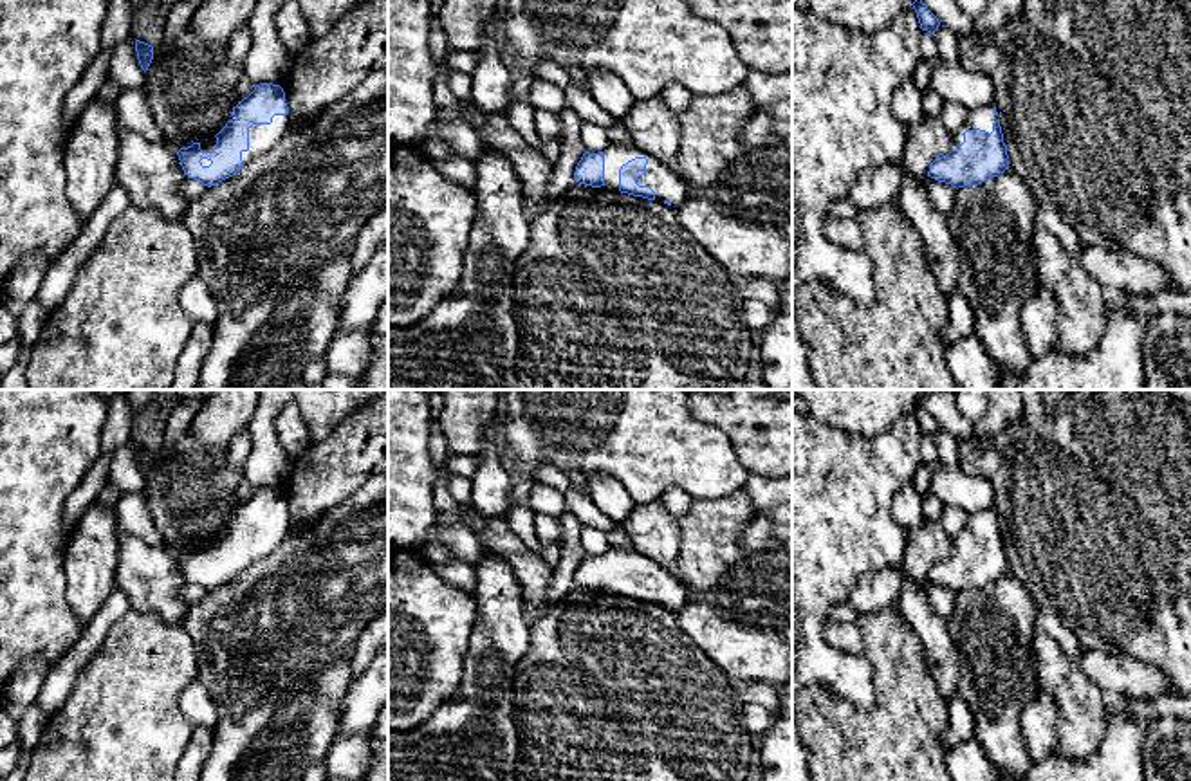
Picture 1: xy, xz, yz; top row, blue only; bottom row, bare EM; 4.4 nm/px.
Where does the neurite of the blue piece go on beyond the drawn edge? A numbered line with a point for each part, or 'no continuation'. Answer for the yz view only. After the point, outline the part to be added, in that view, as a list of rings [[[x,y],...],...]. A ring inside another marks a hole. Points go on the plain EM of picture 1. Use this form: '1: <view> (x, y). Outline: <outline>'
1: yz (982, 522). Outline: [[[983,509],[974,514],[969,514],[965,527],[953,538],[953,550],[956,554],[964,547],[965,534],[985,534],[992,536],[992,527],[998,525],[998,519],[992,516],[994,509]]]

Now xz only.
1: xz (670, 590). Outline: [[[608,547],[605,557],[605,592],[619,595],[619,574],[635,561],[646,561],[646,577],[639,581],[639,590],[650,590],[655,595],[655,604],[668,604],[671,611],[679,611],[688,604],[688,586],[680,577],[671,575],[644,554],[633,550],[619,550]]]

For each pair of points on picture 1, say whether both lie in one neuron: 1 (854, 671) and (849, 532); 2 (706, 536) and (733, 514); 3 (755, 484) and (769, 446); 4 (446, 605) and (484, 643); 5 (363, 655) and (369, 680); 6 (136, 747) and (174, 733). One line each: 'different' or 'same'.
1: same
2: same
3: different
4: different
5: different
6: same

